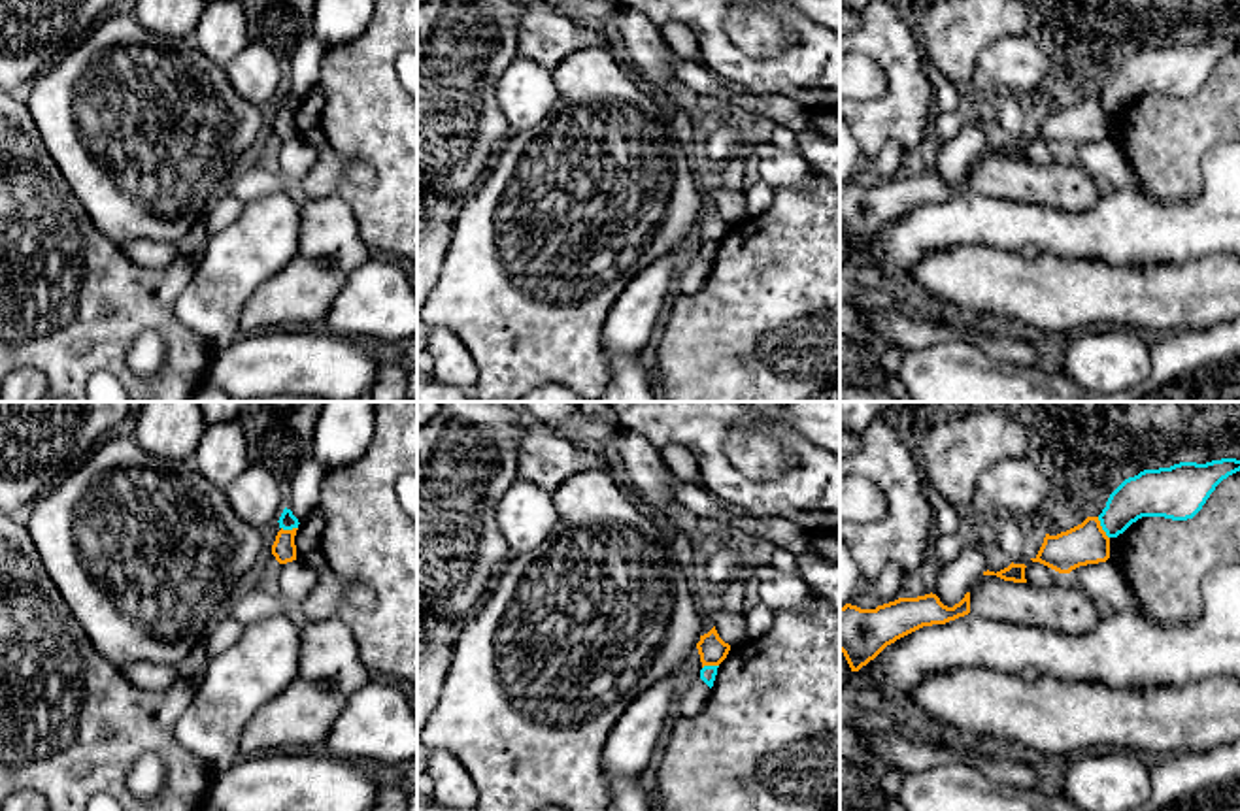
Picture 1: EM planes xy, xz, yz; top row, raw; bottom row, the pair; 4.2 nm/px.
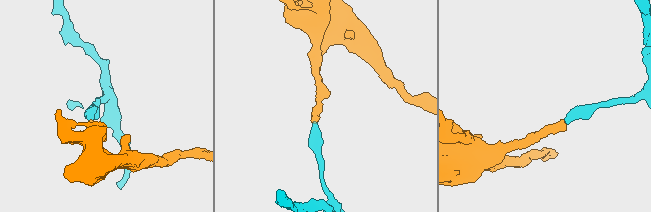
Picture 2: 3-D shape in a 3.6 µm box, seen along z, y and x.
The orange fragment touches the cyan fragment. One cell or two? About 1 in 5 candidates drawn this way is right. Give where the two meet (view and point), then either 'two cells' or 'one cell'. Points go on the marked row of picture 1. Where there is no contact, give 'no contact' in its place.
yz (1101, 529) | two cells

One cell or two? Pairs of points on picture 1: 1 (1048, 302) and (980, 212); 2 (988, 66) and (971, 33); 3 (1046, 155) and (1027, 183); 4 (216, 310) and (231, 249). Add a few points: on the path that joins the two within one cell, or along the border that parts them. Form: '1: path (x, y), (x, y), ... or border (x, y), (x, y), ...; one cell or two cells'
1: border (967, 244), (1020, 253); two cells
2: border (1022, 34), (993, 38), (976, 57), (976, 80); two cells
3: border (1063, 157), (1046, 165), (1027, 161); two cells
4: path (216, 295), (231, 264); one cell

